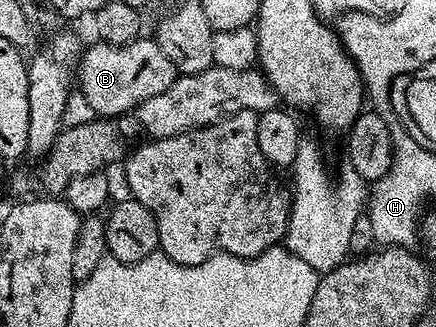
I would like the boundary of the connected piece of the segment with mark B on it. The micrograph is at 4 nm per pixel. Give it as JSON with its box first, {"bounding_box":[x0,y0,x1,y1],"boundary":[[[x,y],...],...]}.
{"bounding_box":[78,39,178,119],"boundary":[[[137,39],[125,45],[105,45],[103,43],[89,44],[85,48],[78,66],[78,92],[86,97],[93,108],[95,116],[100,119],[117,119],[123,113],[131,114],[146,99],[166,91],[178,76],[176,68],[162,55],[162,47],[154,39]]]}

